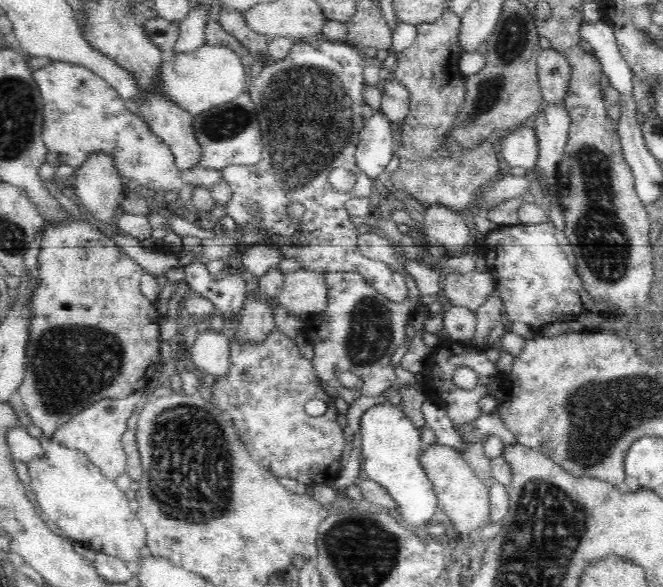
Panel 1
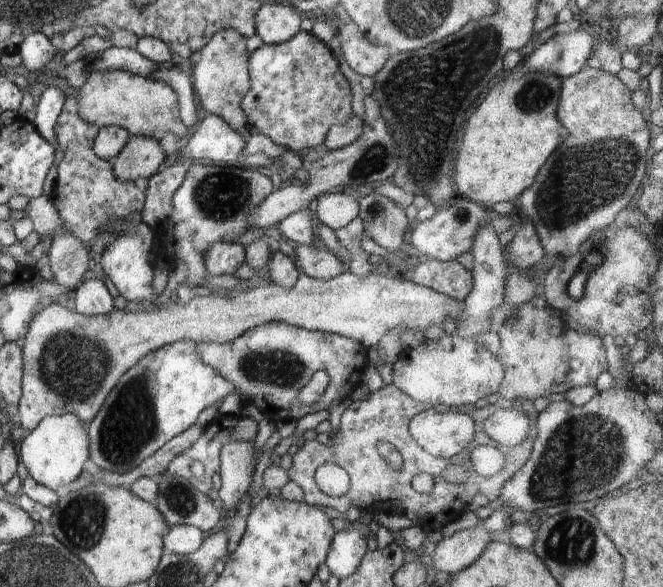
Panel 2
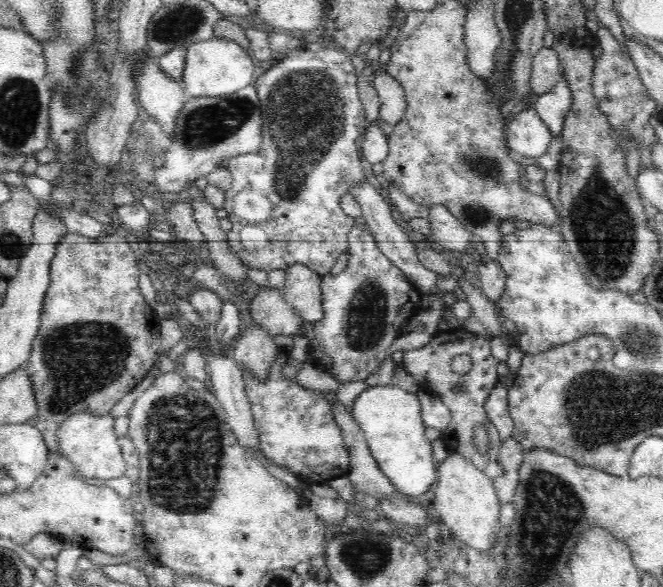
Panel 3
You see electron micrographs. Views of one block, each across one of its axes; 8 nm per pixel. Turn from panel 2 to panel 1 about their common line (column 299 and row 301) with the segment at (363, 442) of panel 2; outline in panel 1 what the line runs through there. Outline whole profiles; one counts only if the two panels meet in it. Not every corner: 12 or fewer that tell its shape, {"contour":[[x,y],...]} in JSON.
{"contour":[[487,271],[445,272],[441,298],[477,308],[496,291]]}

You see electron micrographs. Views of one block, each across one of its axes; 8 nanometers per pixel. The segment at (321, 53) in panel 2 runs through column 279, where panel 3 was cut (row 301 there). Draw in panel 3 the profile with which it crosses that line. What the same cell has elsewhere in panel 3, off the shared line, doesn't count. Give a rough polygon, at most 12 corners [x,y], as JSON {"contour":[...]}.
{"contour":[[64,234],[27,368],[49,452],[162,354],[115,234]]}

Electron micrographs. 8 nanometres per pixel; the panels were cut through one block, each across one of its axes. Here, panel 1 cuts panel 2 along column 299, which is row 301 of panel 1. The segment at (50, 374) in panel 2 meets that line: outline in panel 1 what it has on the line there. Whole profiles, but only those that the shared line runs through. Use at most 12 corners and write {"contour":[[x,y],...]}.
{"contour":[[302,268],[284,275],[273,299],[297,317],[320,316],[324,274]]}

